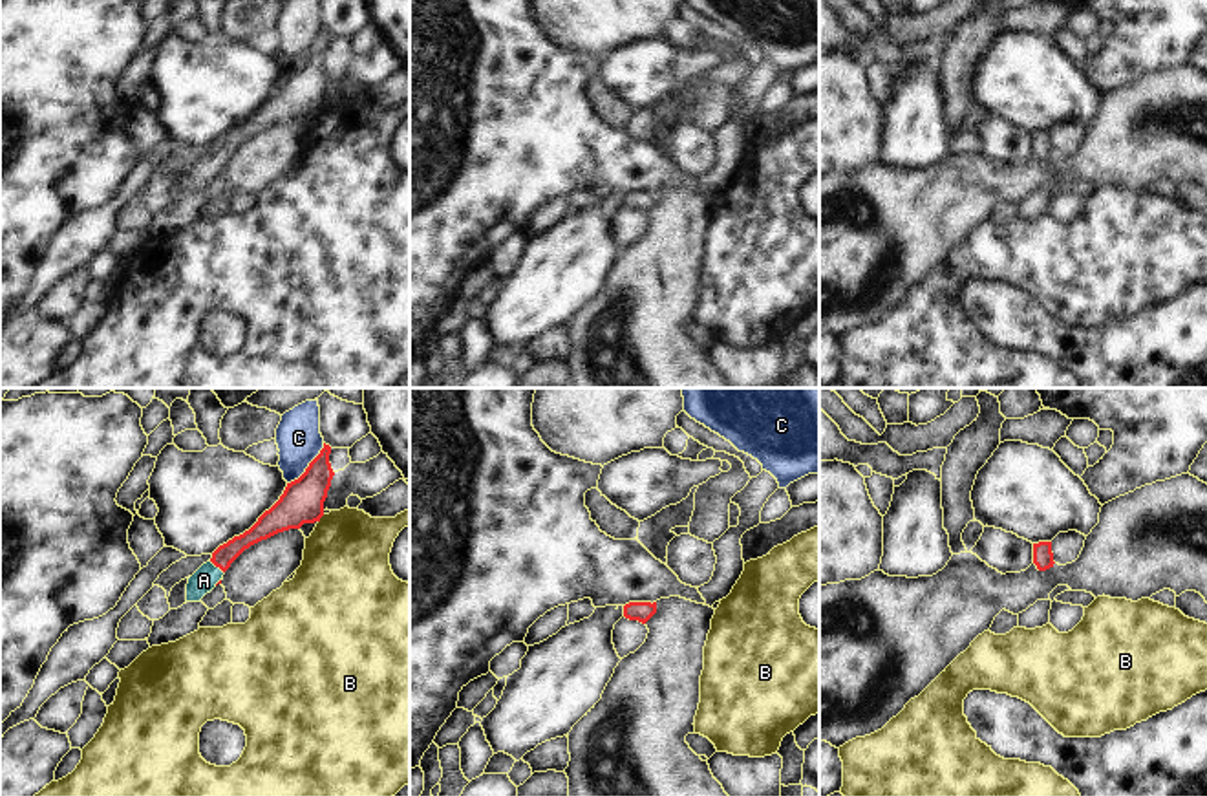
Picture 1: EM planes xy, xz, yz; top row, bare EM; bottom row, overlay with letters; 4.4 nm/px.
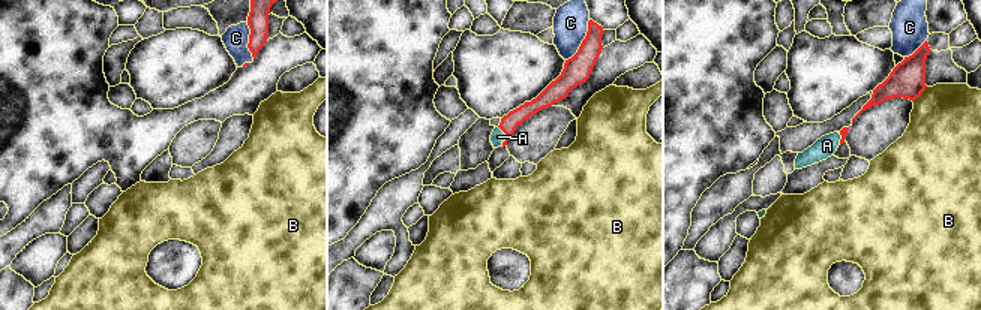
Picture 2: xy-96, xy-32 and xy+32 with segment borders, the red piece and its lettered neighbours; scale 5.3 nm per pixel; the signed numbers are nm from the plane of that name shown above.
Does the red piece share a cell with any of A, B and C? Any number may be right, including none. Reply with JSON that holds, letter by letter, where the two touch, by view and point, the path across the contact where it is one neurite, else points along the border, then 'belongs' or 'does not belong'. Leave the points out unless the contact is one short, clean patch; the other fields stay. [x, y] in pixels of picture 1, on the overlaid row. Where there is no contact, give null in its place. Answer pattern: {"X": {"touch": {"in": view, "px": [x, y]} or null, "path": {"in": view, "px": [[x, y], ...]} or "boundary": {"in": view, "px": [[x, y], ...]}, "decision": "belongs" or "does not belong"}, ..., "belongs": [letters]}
{"A": {"touch": {"in": "xy", "px": [218, 566]}, "path": {"in": "xy", "px": [[262, 529], [240, 542], [218, 566], [203, 580]]}, "decision": "belongs"}, "B": {"touch": {"in": "xy", "px": [320, 516]}, "boundary": {"in": "xy", "px": [[324, 515], [319, 522]]}, "decision": "does not belong"}, "C": {"touch": {"in": "xy", "px": [309, 465]}, "boundary": {"in": "xy", "px": [[324, 443], [309, 465], [288, 484]]}, "decision": "does not belong"}, "belongs": ["A"]}

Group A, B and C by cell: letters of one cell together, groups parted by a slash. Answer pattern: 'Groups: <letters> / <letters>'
Groups: A / B / C.

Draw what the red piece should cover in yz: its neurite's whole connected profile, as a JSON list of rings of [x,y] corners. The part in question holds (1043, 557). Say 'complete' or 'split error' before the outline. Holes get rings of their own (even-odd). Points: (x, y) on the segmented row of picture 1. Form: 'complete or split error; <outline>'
complete; [[[1039,542],[1033,543],[1033,564],[1039,571],[1046,571],[1053,567],[1053,553],[1052,553],[1052,542]]]

